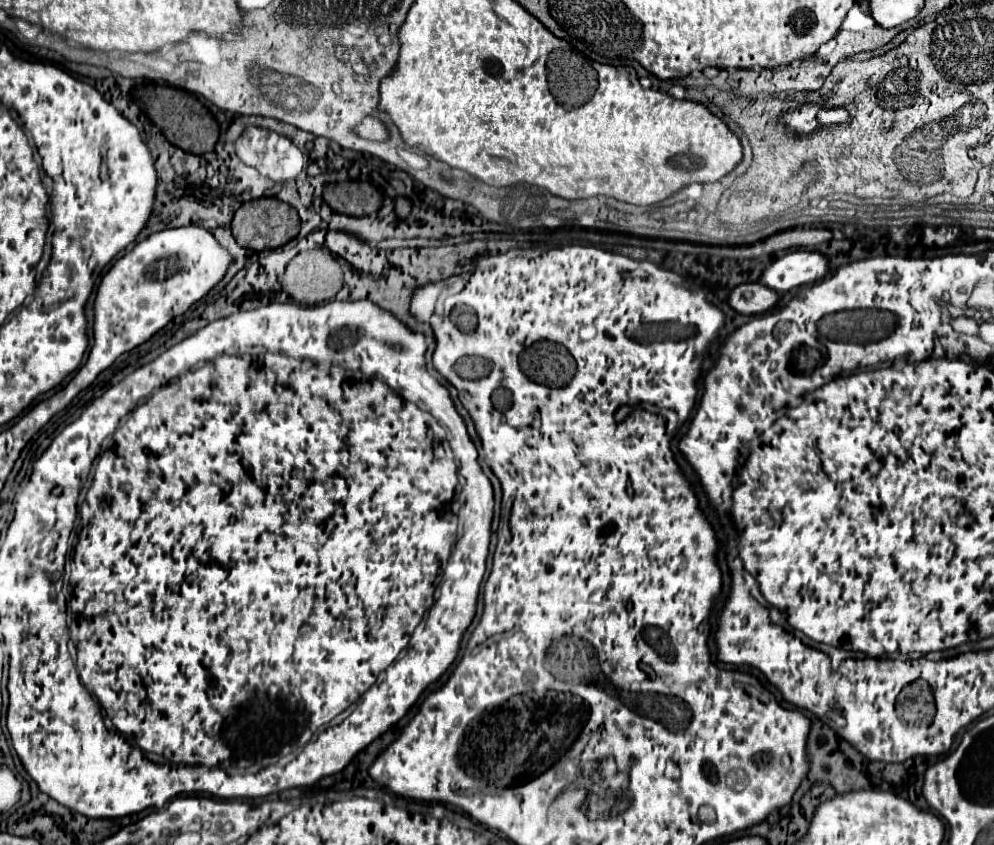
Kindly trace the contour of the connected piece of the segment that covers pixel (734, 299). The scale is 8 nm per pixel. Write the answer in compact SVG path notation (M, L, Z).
M740 284L736 286L730 296L728 304L740 314L760 314L770 310L776 304L774 290L766 290L762 284Z

